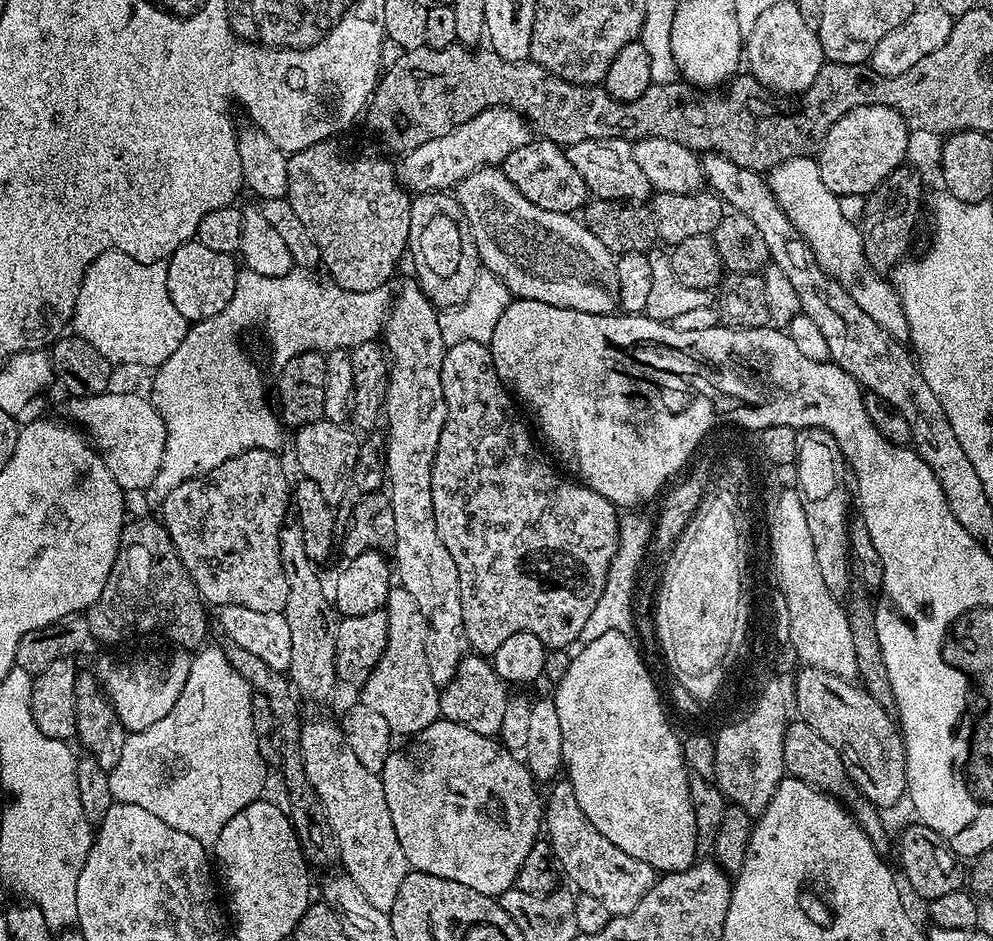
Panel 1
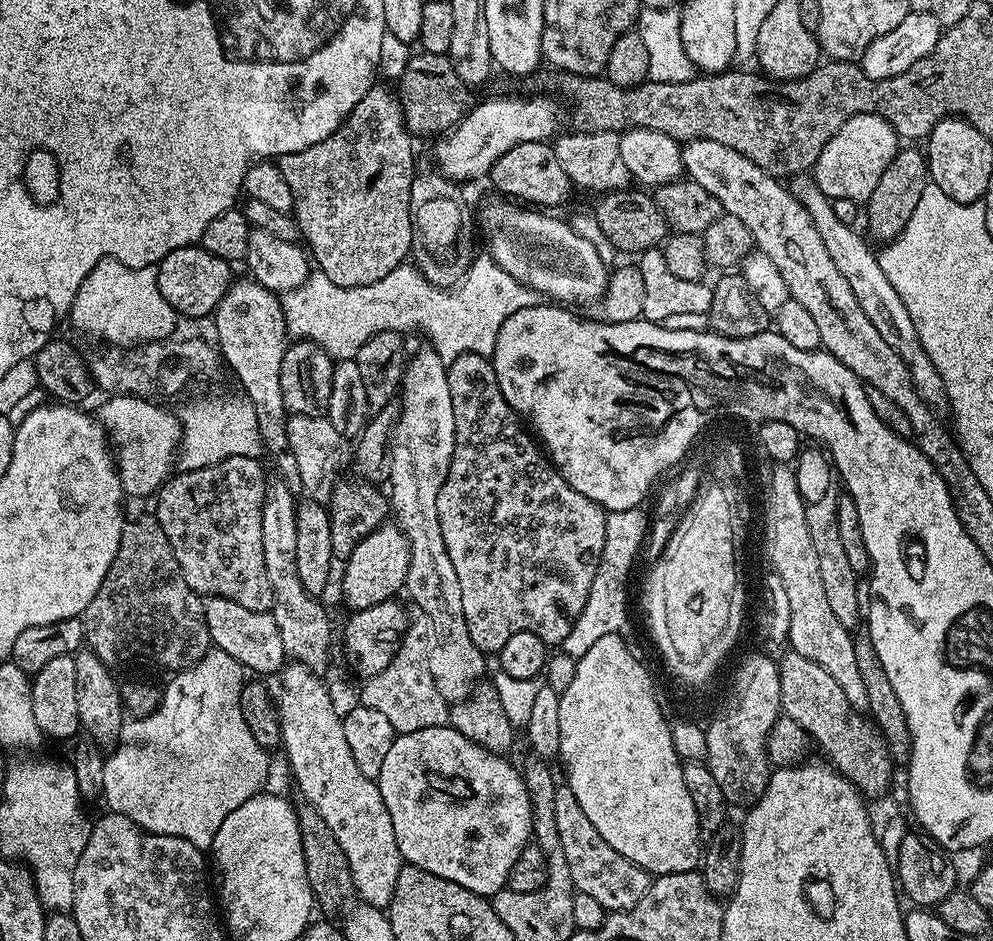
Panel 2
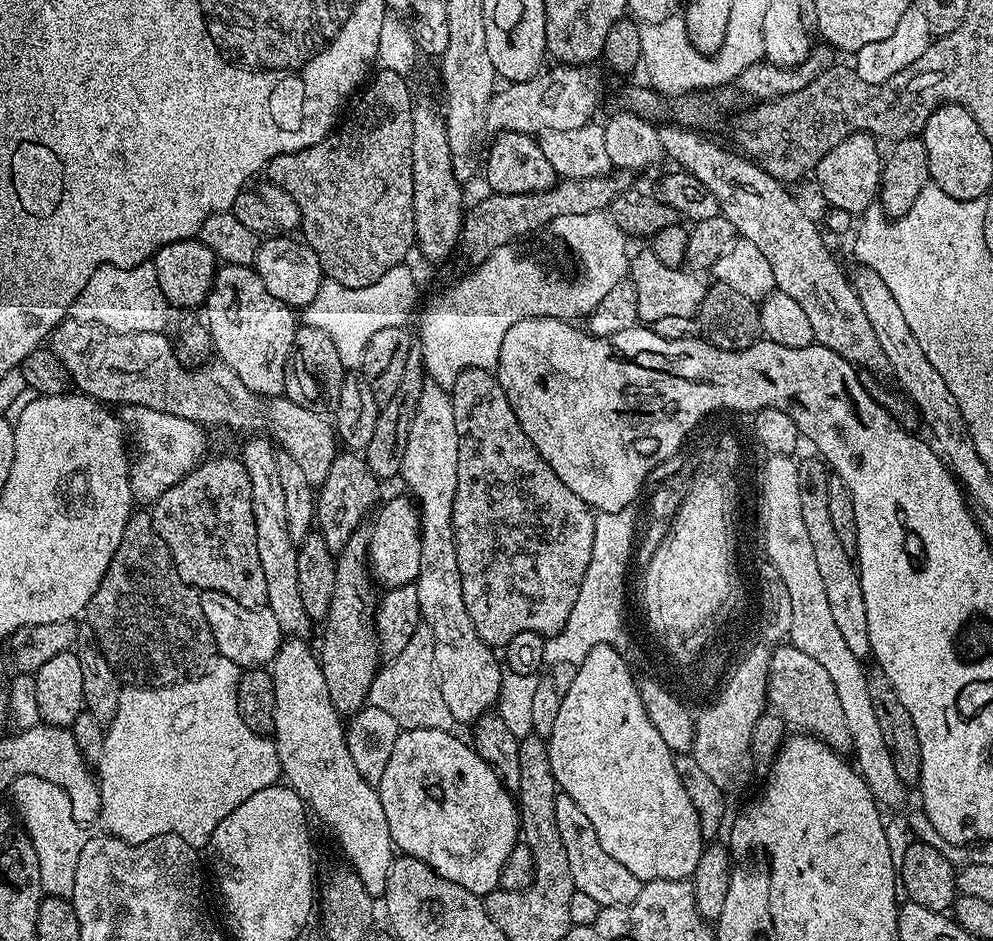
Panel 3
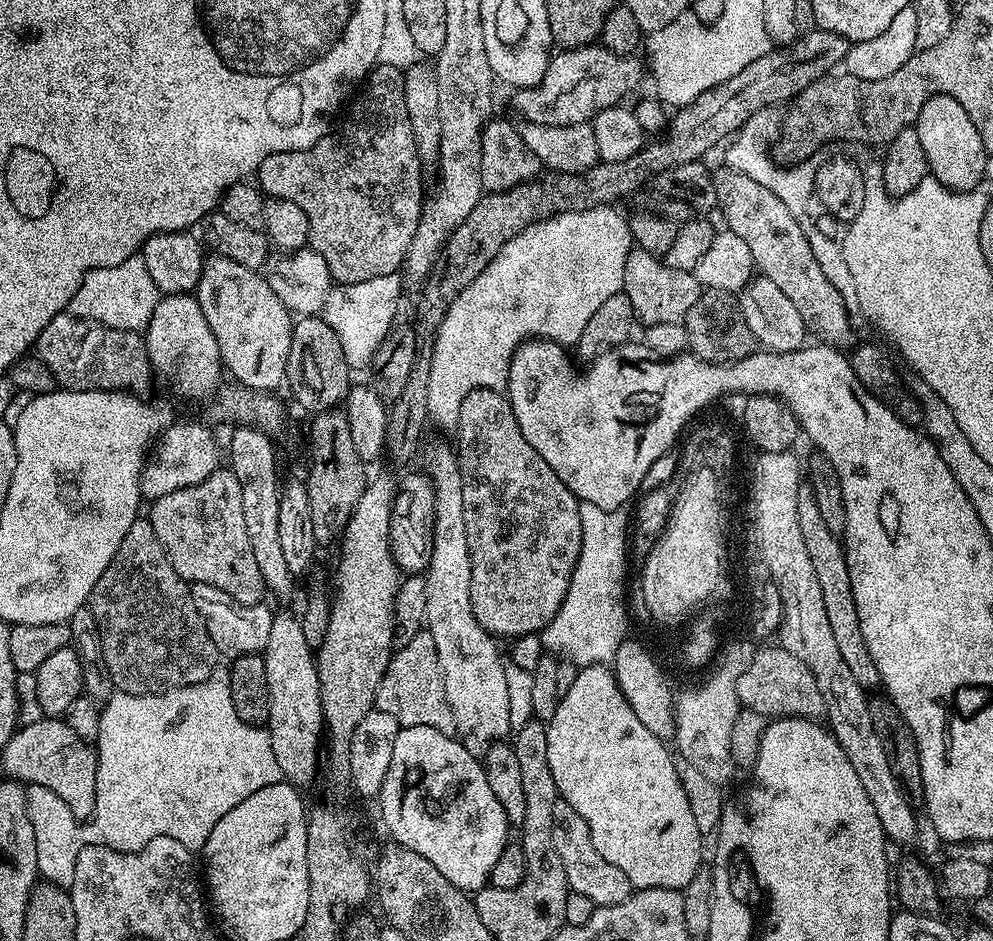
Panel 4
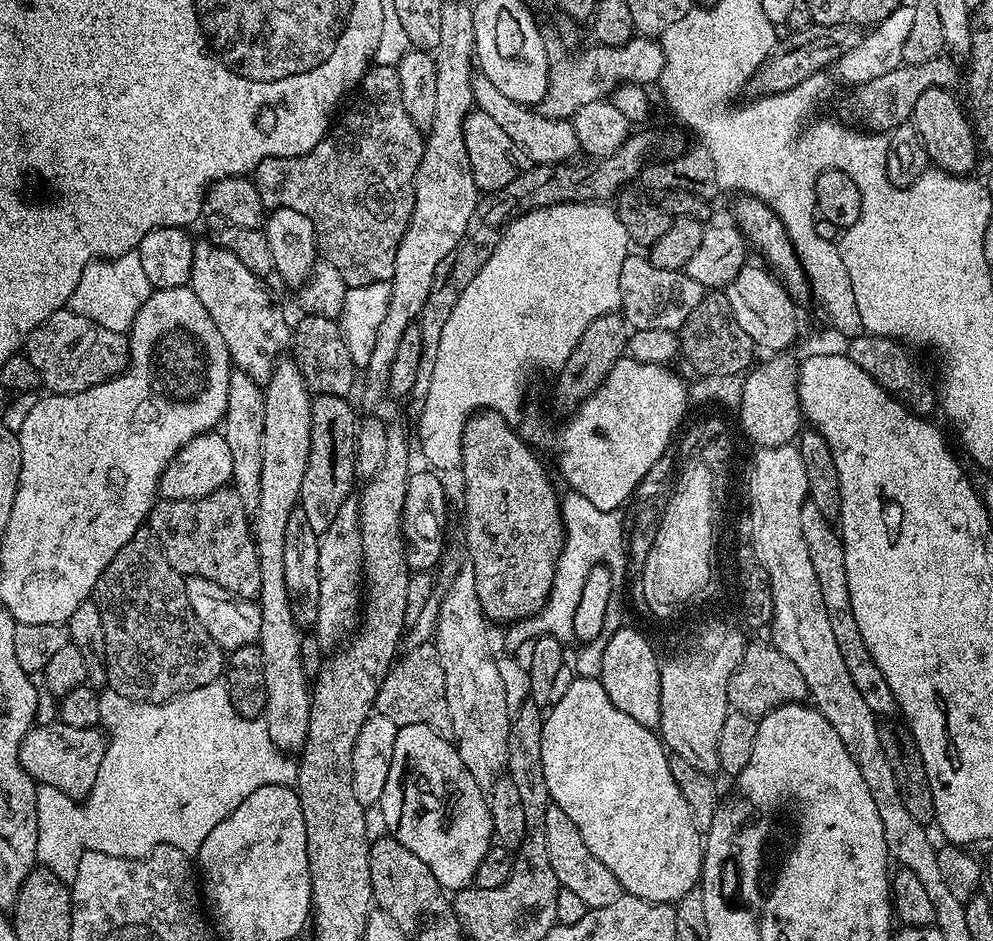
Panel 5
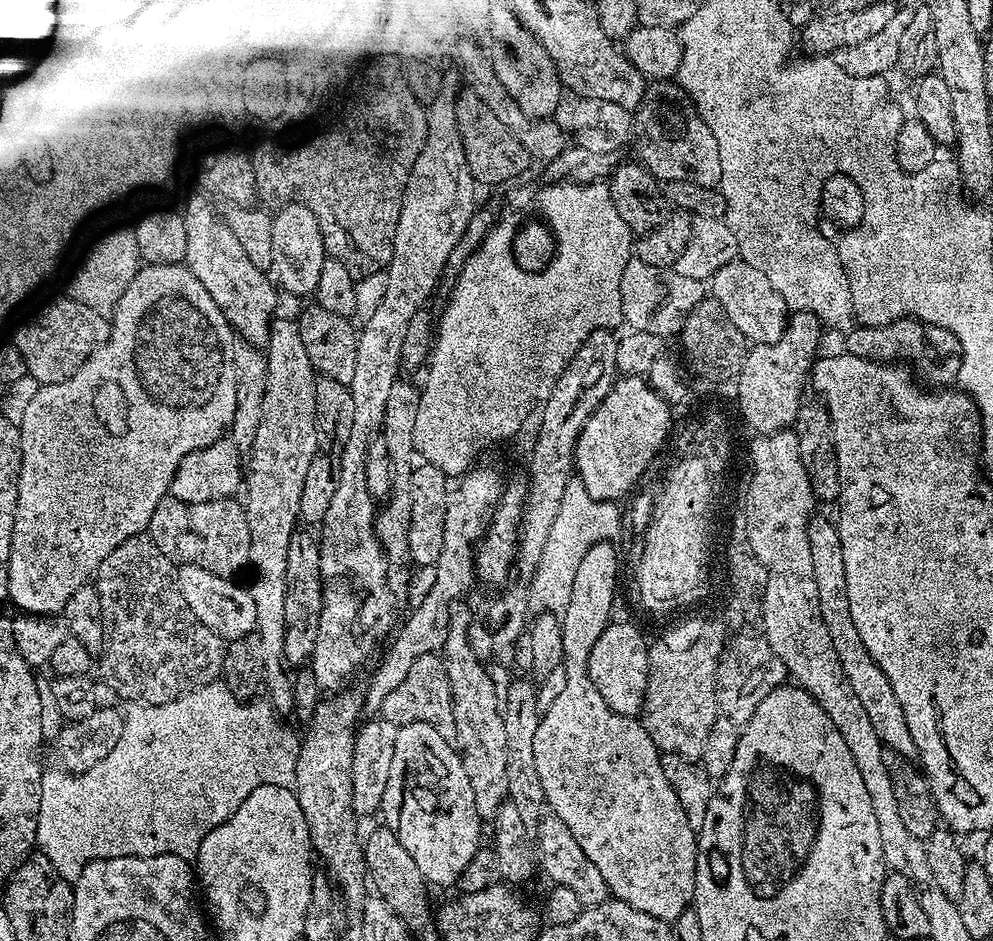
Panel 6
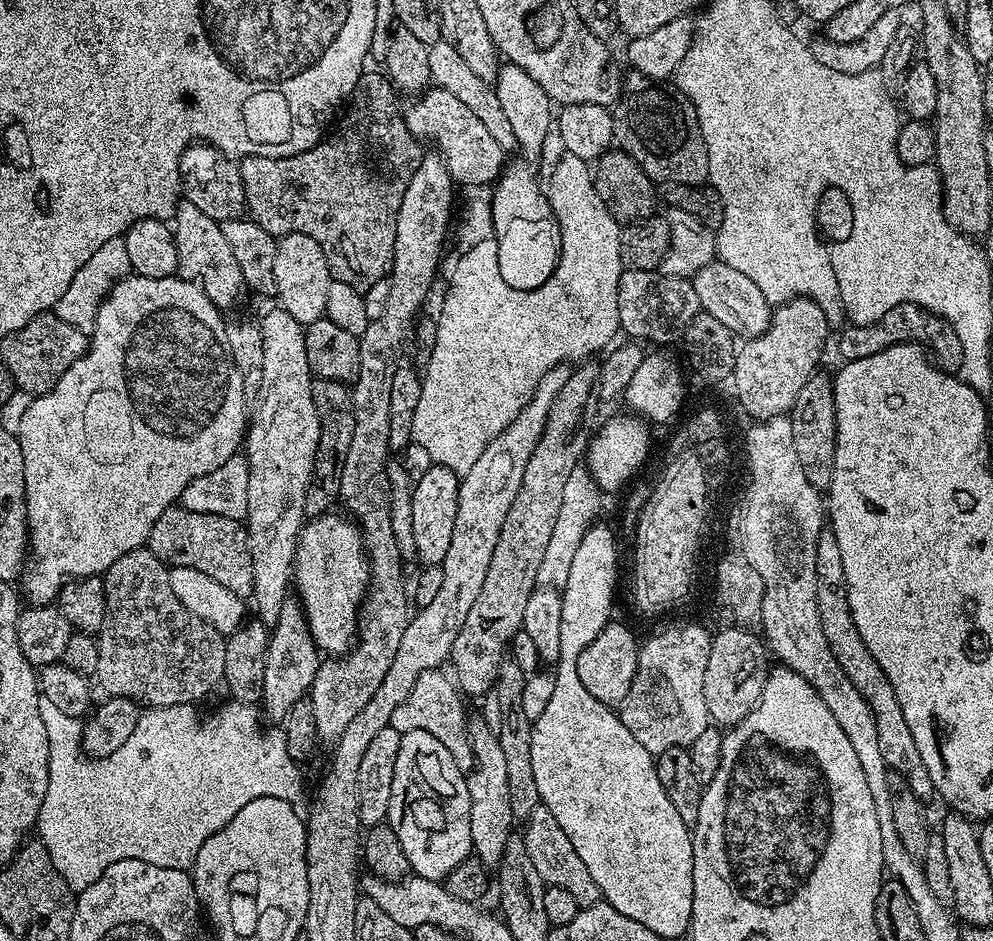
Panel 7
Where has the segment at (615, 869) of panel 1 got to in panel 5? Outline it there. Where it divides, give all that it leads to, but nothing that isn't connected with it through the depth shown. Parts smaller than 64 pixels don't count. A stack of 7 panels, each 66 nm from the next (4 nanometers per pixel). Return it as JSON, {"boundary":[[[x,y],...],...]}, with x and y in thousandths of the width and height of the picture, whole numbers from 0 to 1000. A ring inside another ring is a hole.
{"boundary":[[[553,853],[548,885],[550,908],[554,908],[554,920],[558,920],[558,929],[565,944],[582,950],[582,954],[590,959],[592,966],[614,963],[614,959],[622,959],[626,950],[622,933],[618,933],[618,929],[614,929],[614,925],[610,925],[610,920],[606,920],[606,916],[602,916],[602,912],[598,912],[594,903],[590,903],[590,895],[586,895],[586,886],[582,886],[578,874],[570,869],[570,864],[561,854]]]}

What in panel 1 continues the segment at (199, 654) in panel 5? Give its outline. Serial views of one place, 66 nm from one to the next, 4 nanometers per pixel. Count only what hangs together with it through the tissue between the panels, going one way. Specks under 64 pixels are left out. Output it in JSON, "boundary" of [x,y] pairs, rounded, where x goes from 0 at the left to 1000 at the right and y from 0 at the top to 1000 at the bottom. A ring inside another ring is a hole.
{"boundary":[[[130,552],[121,562],[120,581],[117,583],[117,592],[111,601],[109,613],[105,615],[103,631],[99,631],[97,639],[87,647],[90,677],[94,681],[97,679],[101,684],[121,684],[124,680],[135,679],[136,676],[162,676],[174,684],[174,690],[200,690],[206,683],[206,643],[197,632],[197,624],[193,622],[192,614],[173,583],[169,566],[156,552],[154,553]]]}

